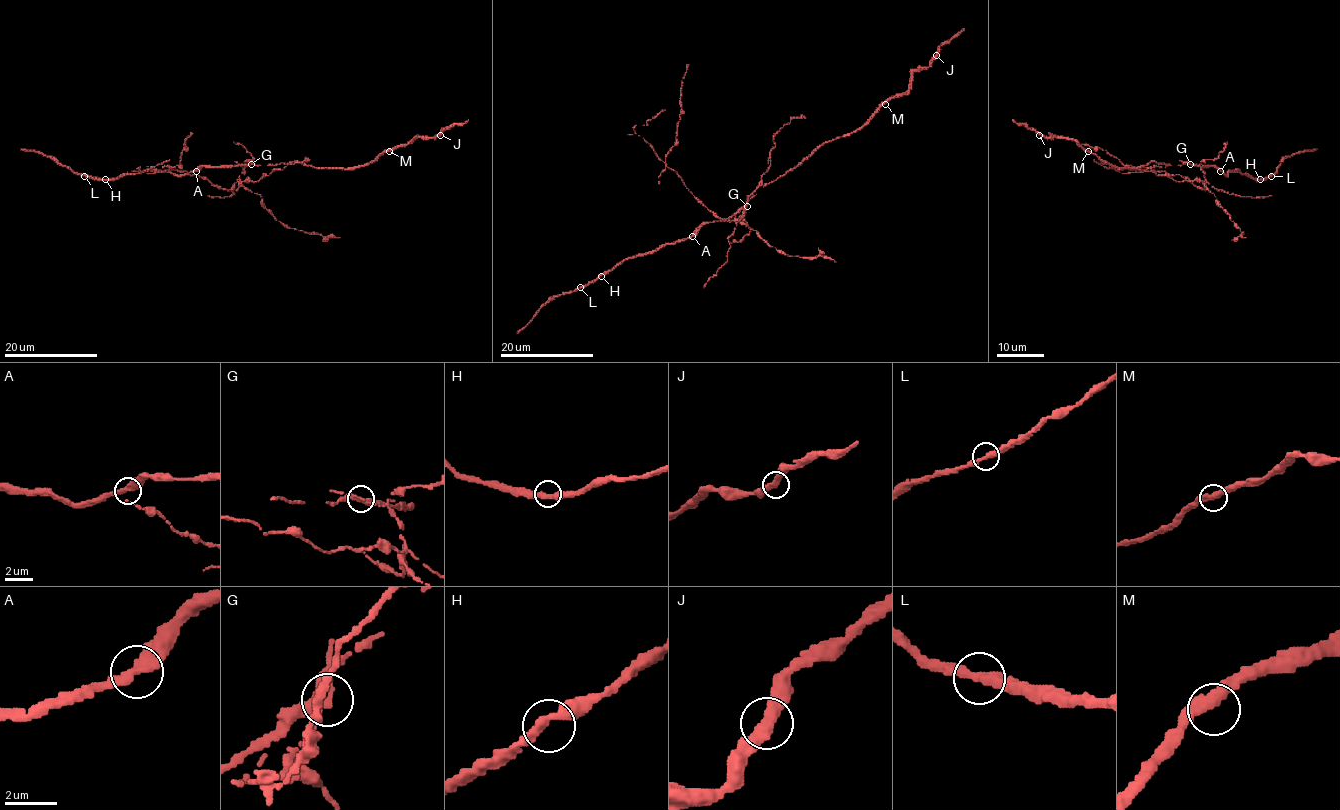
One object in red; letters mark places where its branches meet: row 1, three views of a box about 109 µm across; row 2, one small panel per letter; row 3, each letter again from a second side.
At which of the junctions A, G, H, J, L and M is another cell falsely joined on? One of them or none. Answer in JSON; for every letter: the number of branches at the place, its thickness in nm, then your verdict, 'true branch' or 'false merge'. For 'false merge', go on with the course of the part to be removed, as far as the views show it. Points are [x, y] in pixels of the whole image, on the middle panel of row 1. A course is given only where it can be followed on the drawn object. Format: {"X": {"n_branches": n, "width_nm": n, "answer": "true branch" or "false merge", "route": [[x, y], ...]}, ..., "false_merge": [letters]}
{"A": {"n_branches": 2, "width_nm": 400, "answer": "true branch"}, "G": {"n_branches": 2, "width_nm": 360, "answer": "false merge", "route": [[747, 206], [739, 218], [724, 221], [666, 166], [665, 155], [676, 140], [682, 106], [682, 81], [689, 64]]}, "H": {"n_branches": 2, "width_nm": 360, "answer": "true branch"}, "J": {"n_branches": 2, "width_nm": 360, "answer": "true branch"}, "L": {"n_branches": 2, "width_nm": 360, "answer": "true branch"}, "M": {"n_branches": 2, "width_nm": 400, "answer": "true branch"}, "false_merge": ["G"]}

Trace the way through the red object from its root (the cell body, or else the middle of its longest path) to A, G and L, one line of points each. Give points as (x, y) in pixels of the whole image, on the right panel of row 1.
A: (1193, 180), (1205, 181), (1205, 177), (1199, 166), (1192, 165), (1215, 166), (1220, 171)
G: (1193, 180), (1205, 181), (1205, 177), (1199, 166), (1190, 164)
L: (1193, 180), (1205, 181), (1205, 177), (1192, 165), (1216, 166), (1226, 176), (1234, 170), (1254, 179), (1271, 176)

